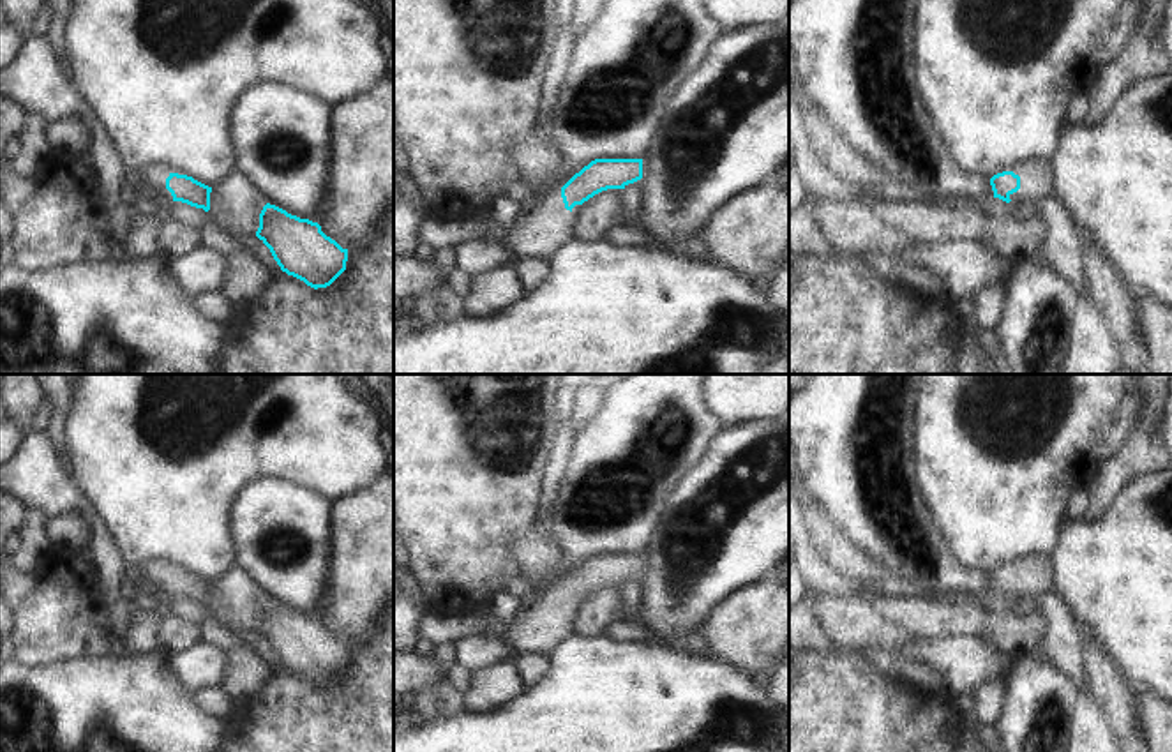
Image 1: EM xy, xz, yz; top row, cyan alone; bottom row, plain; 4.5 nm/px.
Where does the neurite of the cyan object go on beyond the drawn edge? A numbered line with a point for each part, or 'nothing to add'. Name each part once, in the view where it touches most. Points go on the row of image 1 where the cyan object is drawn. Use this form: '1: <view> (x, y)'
1: yz (1038, 182).

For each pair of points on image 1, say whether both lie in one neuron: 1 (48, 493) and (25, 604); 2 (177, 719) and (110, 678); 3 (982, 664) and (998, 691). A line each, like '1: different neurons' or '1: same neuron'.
1: different neurons
2: same neuron
3: different neurons

